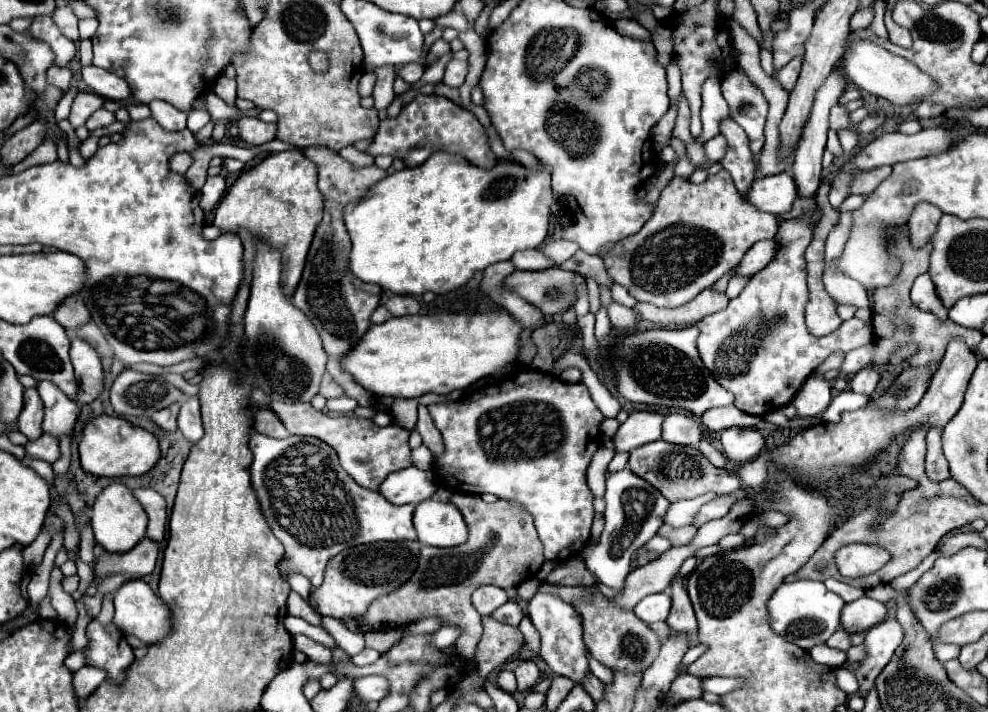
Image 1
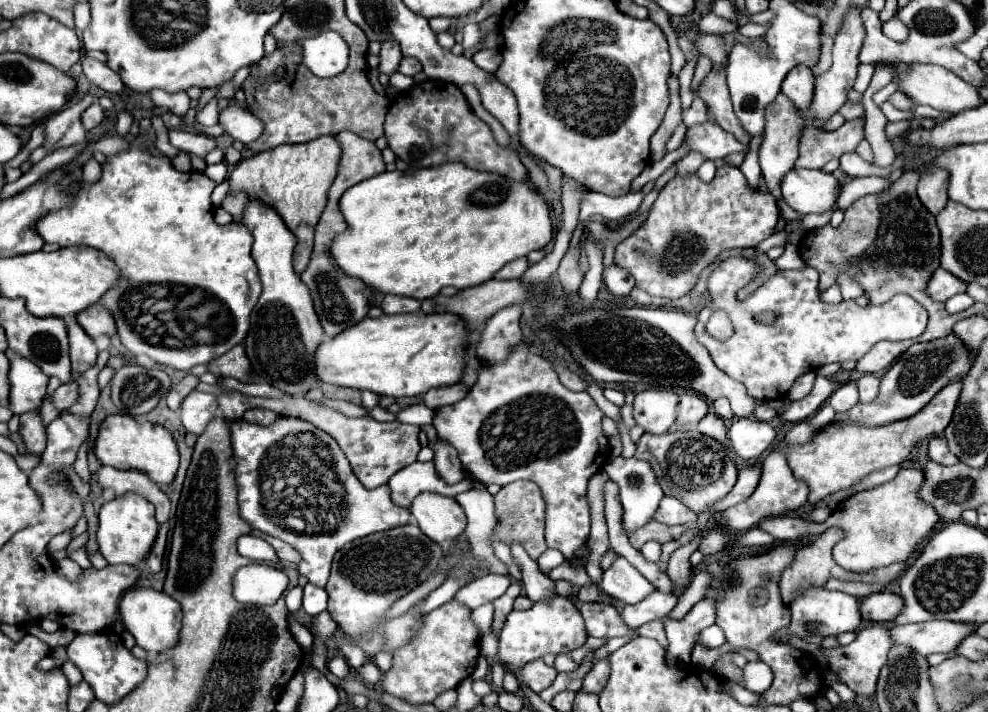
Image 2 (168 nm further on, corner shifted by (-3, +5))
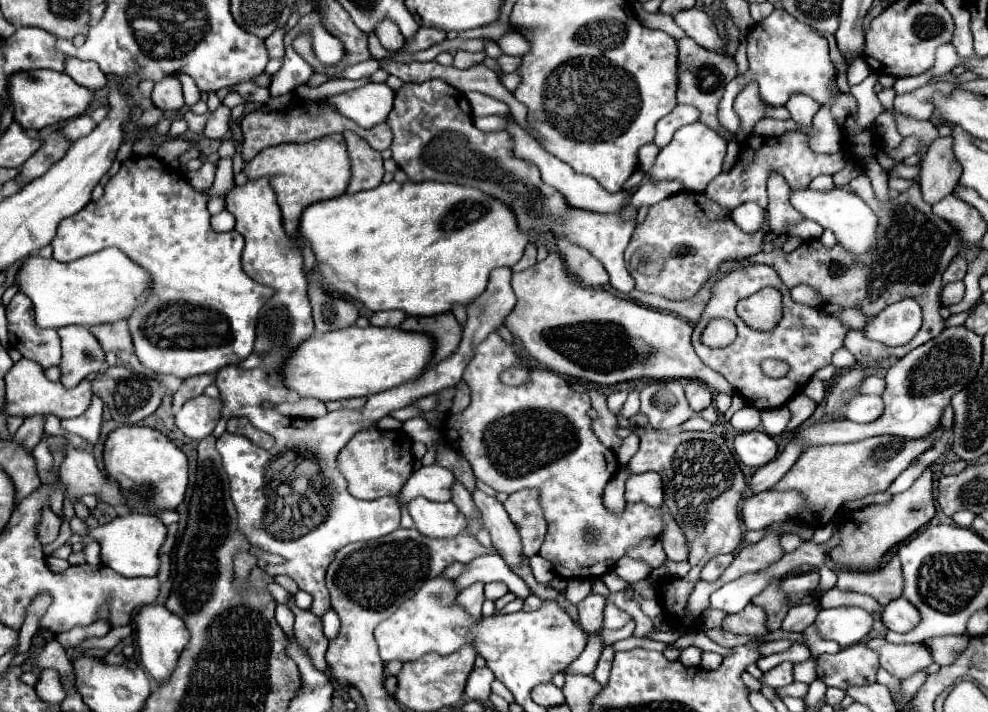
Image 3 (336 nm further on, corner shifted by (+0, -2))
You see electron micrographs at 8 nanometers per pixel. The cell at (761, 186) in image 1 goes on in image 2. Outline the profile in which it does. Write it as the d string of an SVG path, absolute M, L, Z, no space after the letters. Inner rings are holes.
M791 170L781 182L783 200L805 214L823 214L837 208L841 182L823 170Z

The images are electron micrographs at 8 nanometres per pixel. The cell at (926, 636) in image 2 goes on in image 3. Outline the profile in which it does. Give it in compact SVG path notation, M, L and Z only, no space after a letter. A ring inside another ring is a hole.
M870 639L868 647L878 651L880 665L898 679L906 679L918 669L924 669L934 663L932 651L924 643L894 645L886 639Z

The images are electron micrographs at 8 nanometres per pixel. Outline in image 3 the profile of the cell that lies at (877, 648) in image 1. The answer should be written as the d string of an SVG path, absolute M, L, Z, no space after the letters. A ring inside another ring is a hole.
M866 643L844 647L836 655L820 655L816 659L816 673L828 687L848 689L852 685L872 685L878 671L878 653L870 651Z

